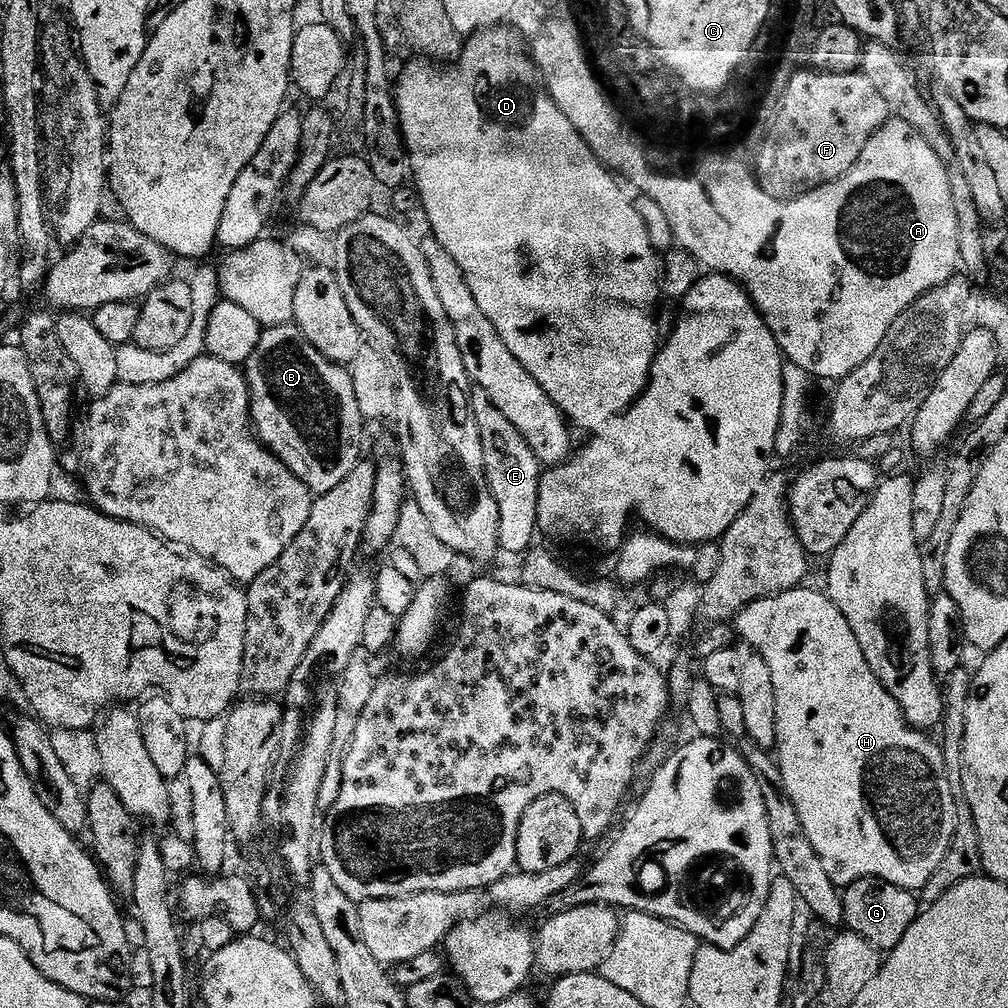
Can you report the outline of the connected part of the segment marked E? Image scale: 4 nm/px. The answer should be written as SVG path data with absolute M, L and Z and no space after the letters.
M473 387L470 392L472 417L476 420L478 434L482 442L484 455L484 473L488 479L490 490L494 494L494 502L498 504L498 538L501 549L506 553L523 554L533 547L535 536L538 536L536 511L538 510L538 490L542 467L529 441L512 425L510 418L486 394L486 390Z

